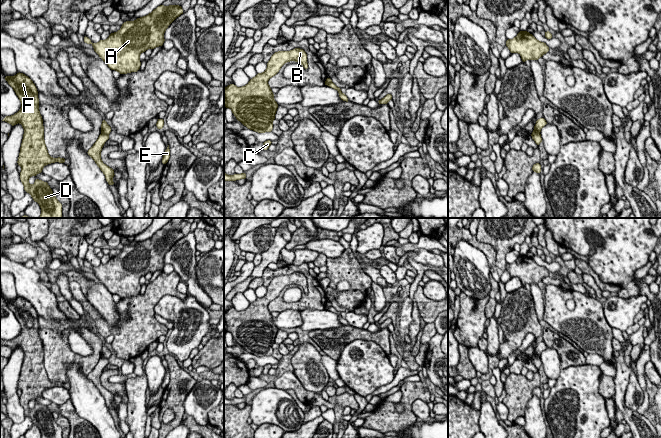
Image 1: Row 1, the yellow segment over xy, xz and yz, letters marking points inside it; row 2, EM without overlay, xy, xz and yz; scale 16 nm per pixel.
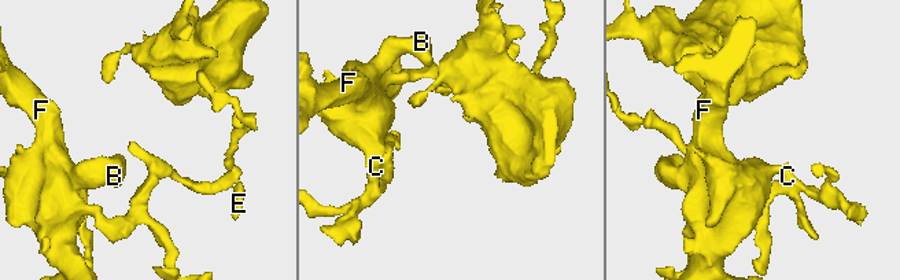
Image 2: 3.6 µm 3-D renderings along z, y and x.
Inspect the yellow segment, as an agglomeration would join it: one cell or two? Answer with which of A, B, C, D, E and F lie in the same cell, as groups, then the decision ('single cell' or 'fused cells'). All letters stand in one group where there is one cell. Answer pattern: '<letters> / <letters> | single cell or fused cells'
A E / B C D F | fused cells

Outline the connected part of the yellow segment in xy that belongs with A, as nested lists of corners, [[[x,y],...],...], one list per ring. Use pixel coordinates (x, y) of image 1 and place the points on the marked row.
[[[160,5],[144,17],[124,22],[121,29],[111,33],[106,40],[92,43],[84,36],[84,42],[93,45],[93,50],[111,70],[120,74],[137,72],[141,65],[140,54],[149,48],[163,46],[165,30],[183,13],[179,5]]]

